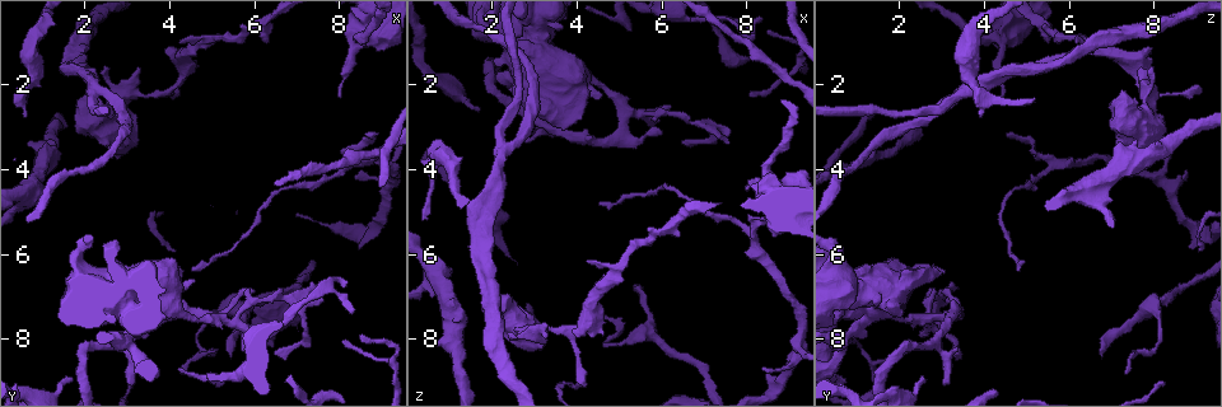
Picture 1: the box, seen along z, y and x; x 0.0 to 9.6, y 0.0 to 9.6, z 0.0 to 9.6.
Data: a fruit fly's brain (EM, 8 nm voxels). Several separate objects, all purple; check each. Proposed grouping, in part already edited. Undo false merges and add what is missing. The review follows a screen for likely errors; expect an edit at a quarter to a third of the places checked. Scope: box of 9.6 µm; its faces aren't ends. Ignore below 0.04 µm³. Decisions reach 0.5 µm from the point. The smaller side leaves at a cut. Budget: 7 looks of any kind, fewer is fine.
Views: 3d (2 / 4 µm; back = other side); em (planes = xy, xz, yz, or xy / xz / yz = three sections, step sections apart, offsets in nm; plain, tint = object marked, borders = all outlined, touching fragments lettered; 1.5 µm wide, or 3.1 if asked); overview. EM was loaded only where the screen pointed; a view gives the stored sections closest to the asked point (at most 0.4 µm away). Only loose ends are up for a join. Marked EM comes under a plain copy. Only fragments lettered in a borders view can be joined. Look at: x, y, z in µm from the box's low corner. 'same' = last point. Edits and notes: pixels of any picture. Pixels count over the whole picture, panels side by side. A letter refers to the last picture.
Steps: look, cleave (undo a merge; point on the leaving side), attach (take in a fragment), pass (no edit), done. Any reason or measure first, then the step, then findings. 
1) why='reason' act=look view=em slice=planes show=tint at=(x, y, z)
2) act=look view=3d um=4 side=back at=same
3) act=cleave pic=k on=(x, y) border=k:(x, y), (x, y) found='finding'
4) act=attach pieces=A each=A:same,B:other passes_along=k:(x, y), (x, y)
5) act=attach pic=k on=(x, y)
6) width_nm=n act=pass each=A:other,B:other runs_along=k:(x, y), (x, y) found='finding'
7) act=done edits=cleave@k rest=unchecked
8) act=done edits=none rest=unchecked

why='branch stops here' act=look view=3d um=2 at=(8.45, 5.90, 8.95)

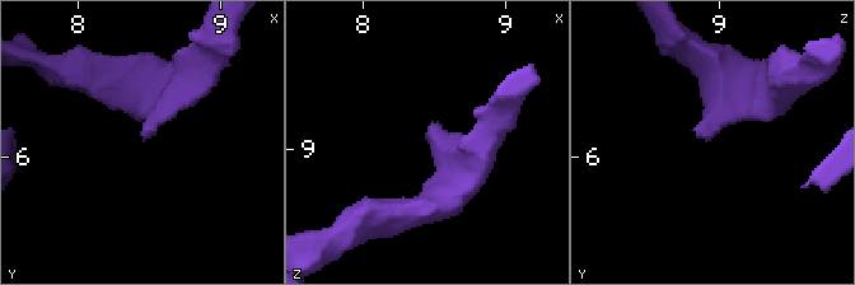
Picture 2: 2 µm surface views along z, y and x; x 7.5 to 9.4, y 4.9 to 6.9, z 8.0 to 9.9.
act=look view=em slice=planes show=borders at=(8.48, 5.88, 8.96)

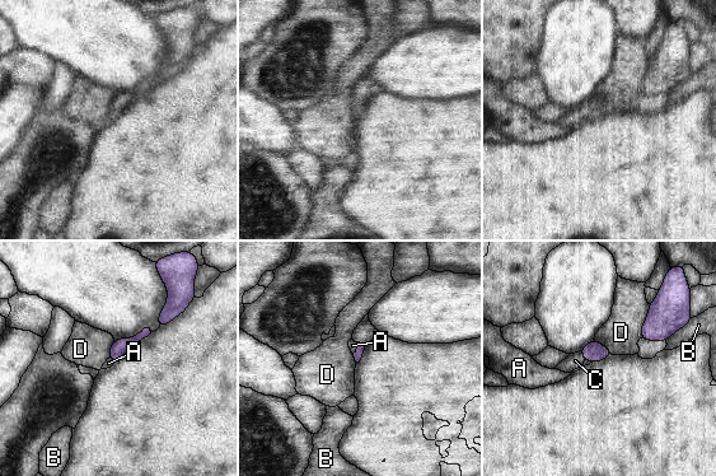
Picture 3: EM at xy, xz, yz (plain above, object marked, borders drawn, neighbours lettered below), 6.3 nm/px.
longest_contact=D:220nm act=attach pic=3 on=(575, 360) each=A:other,B:other,C:same,D:other found='the neuron continues'

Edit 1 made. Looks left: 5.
why='see it whole again' act=look view=overview

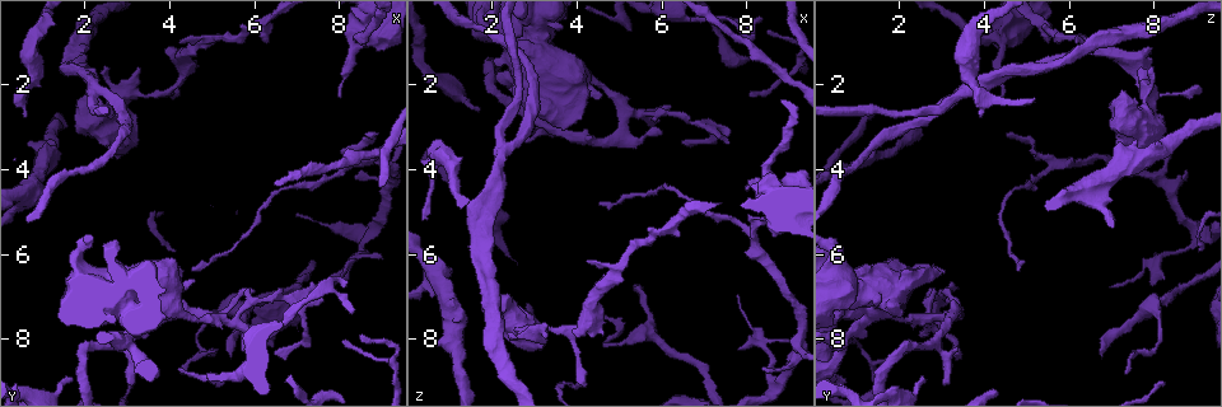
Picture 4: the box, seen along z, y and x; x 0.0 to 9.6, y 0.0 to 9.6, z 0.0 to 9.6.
why='a fork' act=look view=em slice=xy step=8 show=tint at=(5.10, 7.50, 2.60)

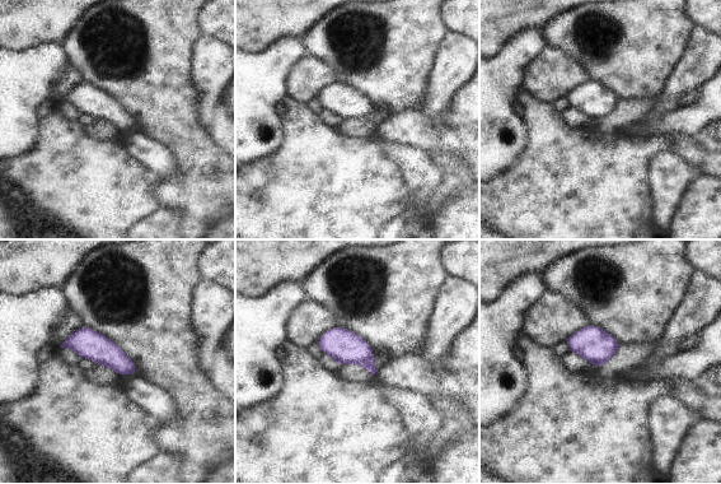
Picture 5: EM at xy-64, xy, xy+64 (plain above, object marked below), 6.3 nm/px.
act=look view=em slice=planes show=borders at=same

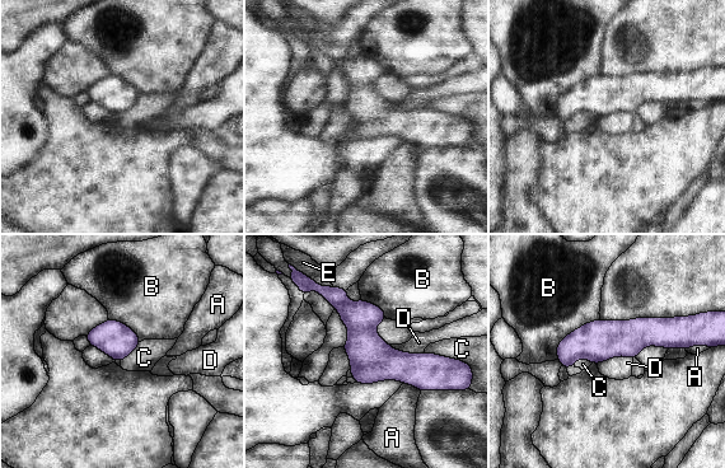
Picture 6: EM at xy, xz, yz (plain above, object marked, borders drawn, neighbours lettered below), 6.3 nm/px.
width_nm=200 act=pass each=A:other,B:other,C:other,D:other,E:other border=6:(599, 318), (567, 333), (557, 359) found='one neuron here'

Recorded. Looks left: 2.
why='branch stops here' act=look view=em slice=planes show=borders at=(6.50, 8.35, 3.35)

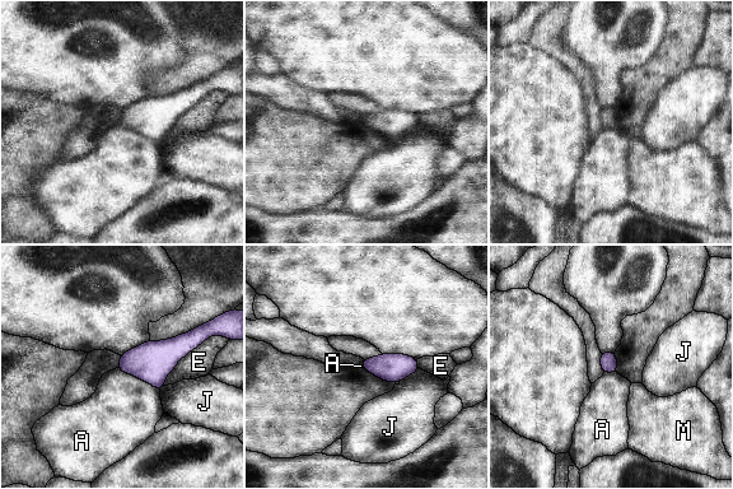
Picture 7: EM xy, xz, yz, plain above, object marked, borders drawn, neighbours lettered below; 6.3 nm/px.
act=pass each=A:other,E:other,J:other,M:other border=7:(117, 367), (153, 385), (159, 391) found='none of them fits'

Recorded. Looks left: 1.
act=done edits=attach@3 rest=unchecked

